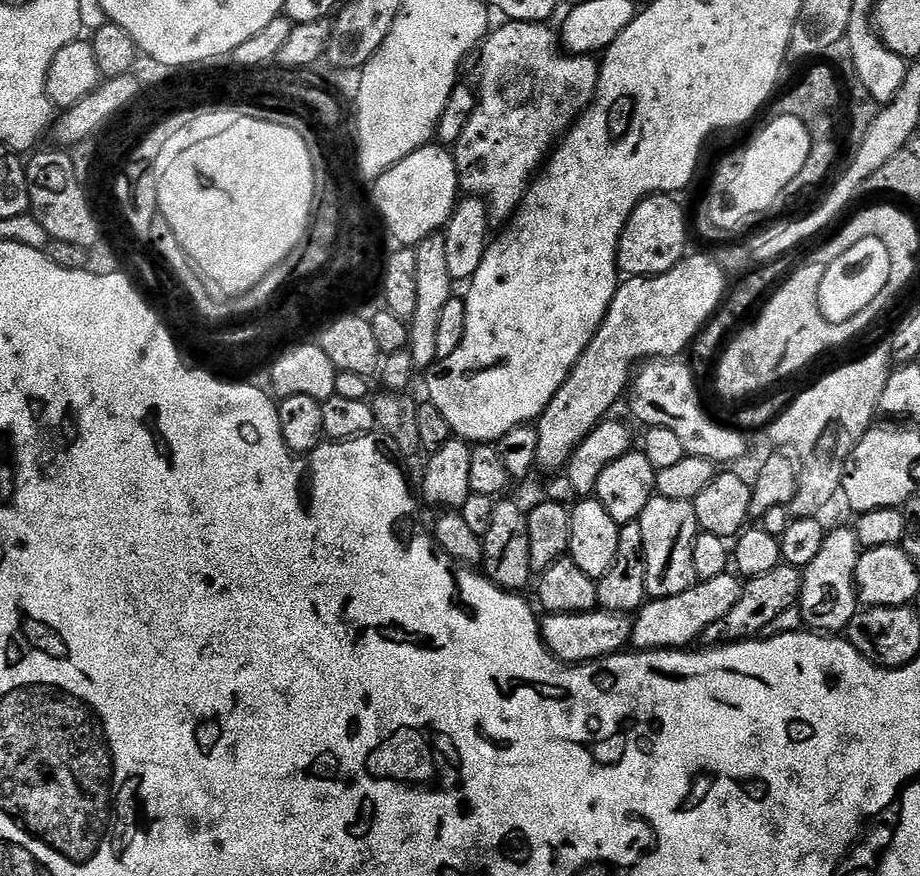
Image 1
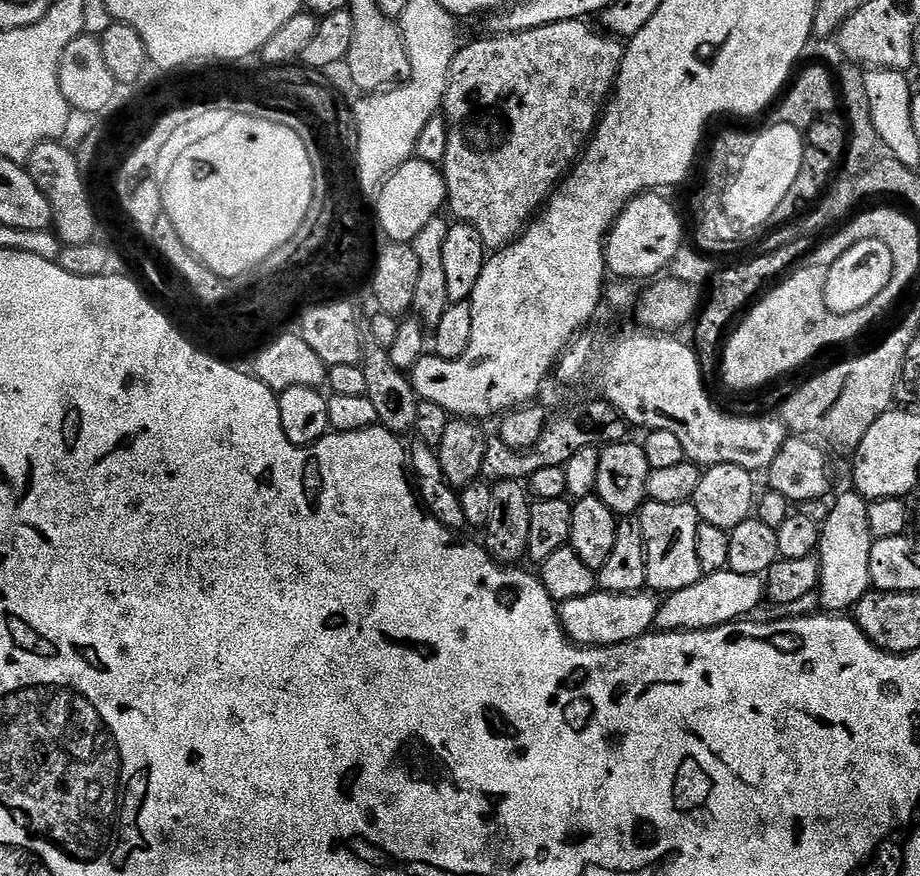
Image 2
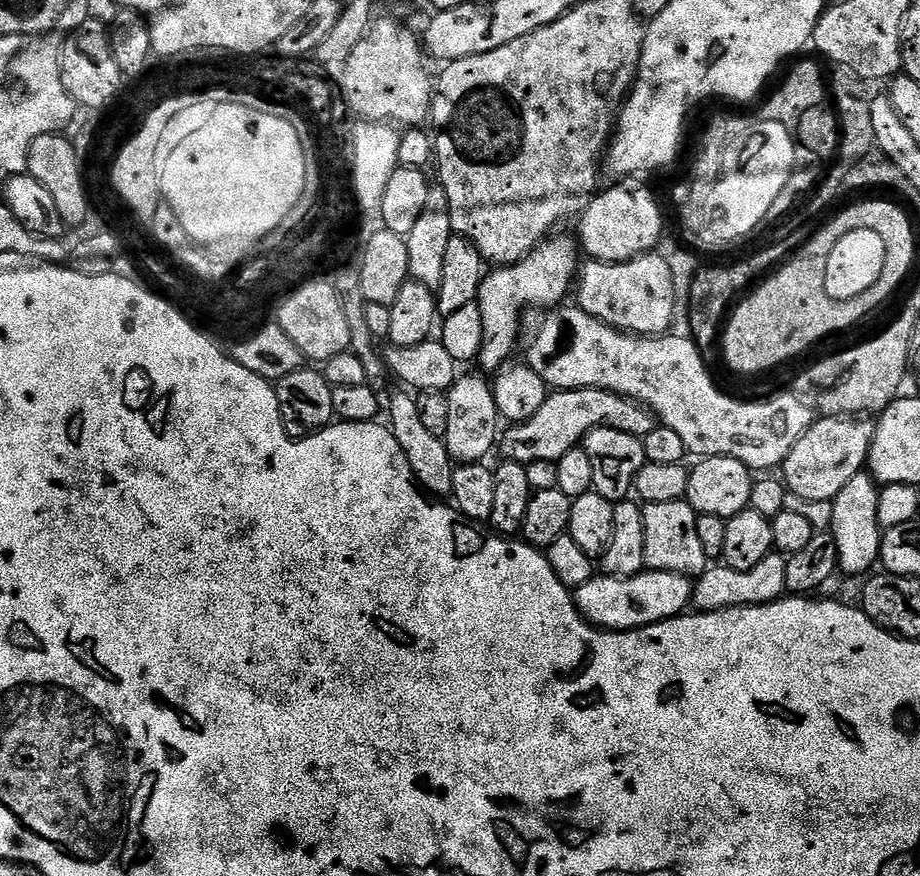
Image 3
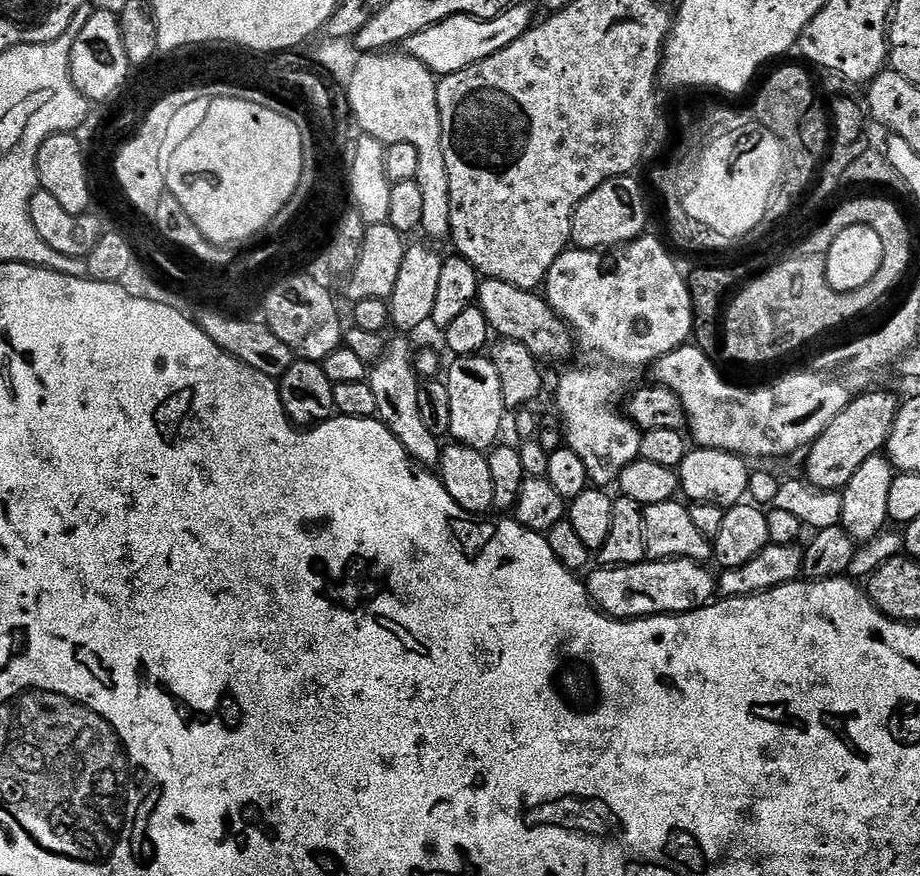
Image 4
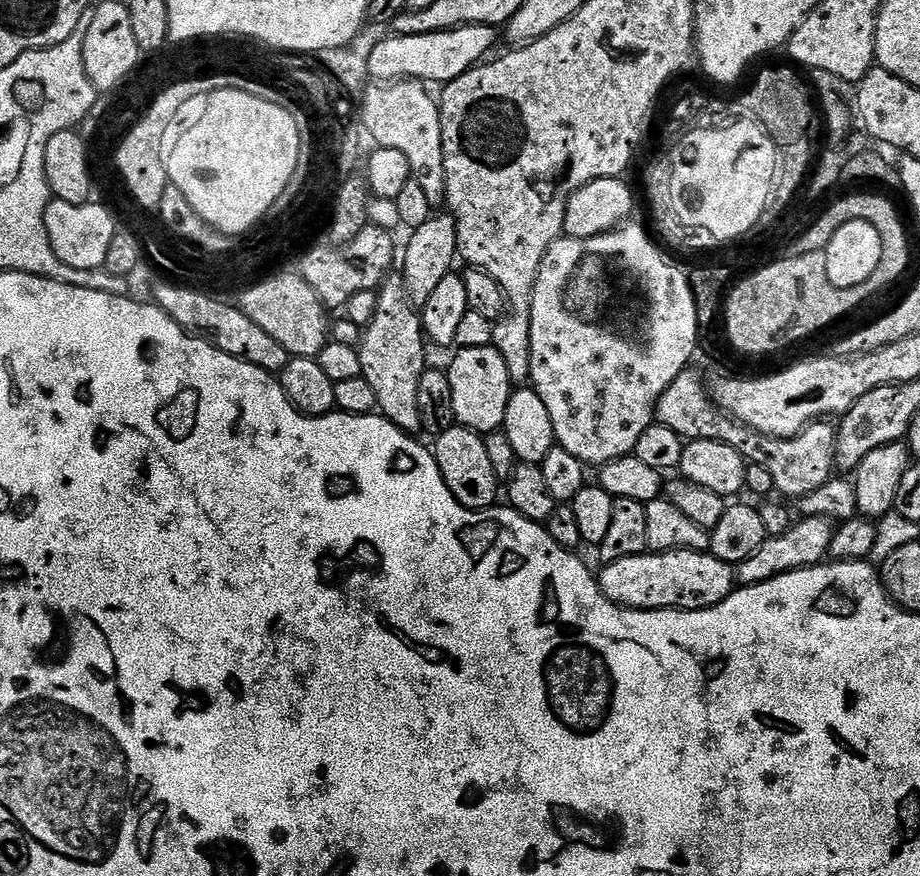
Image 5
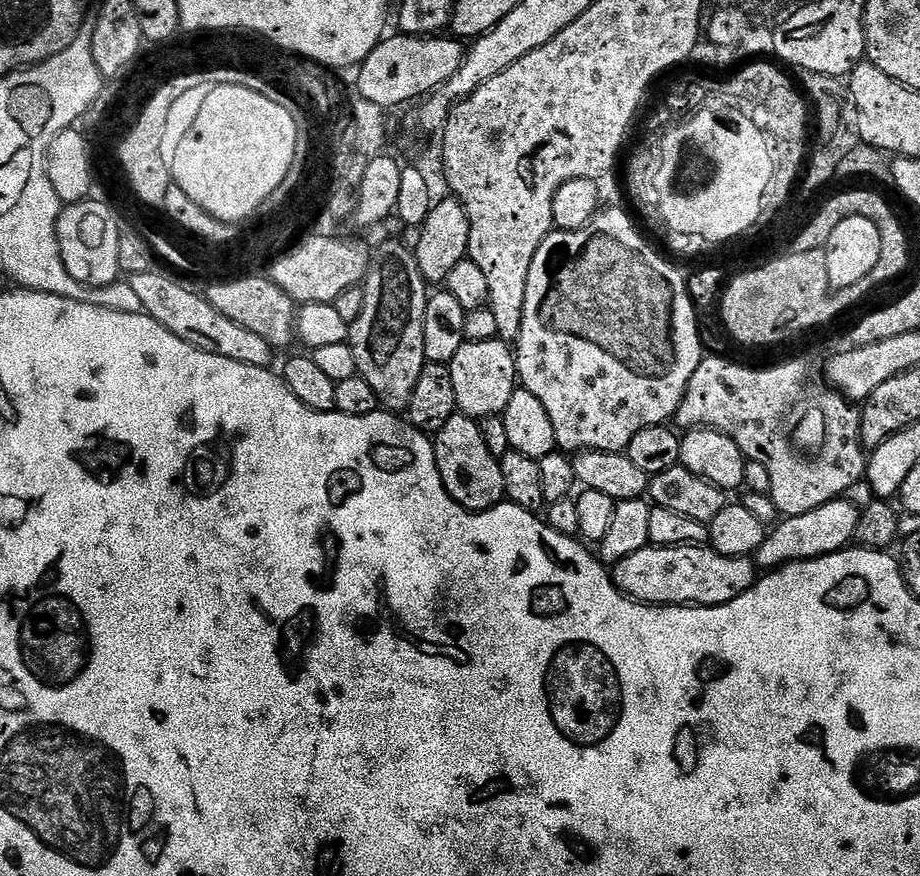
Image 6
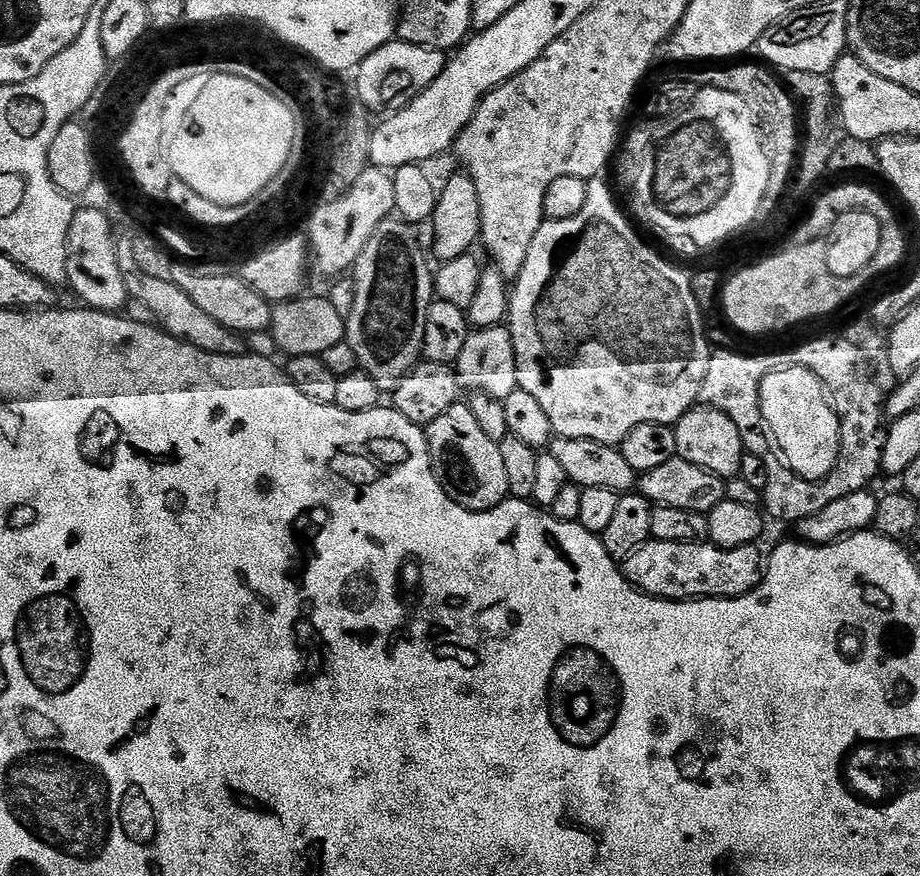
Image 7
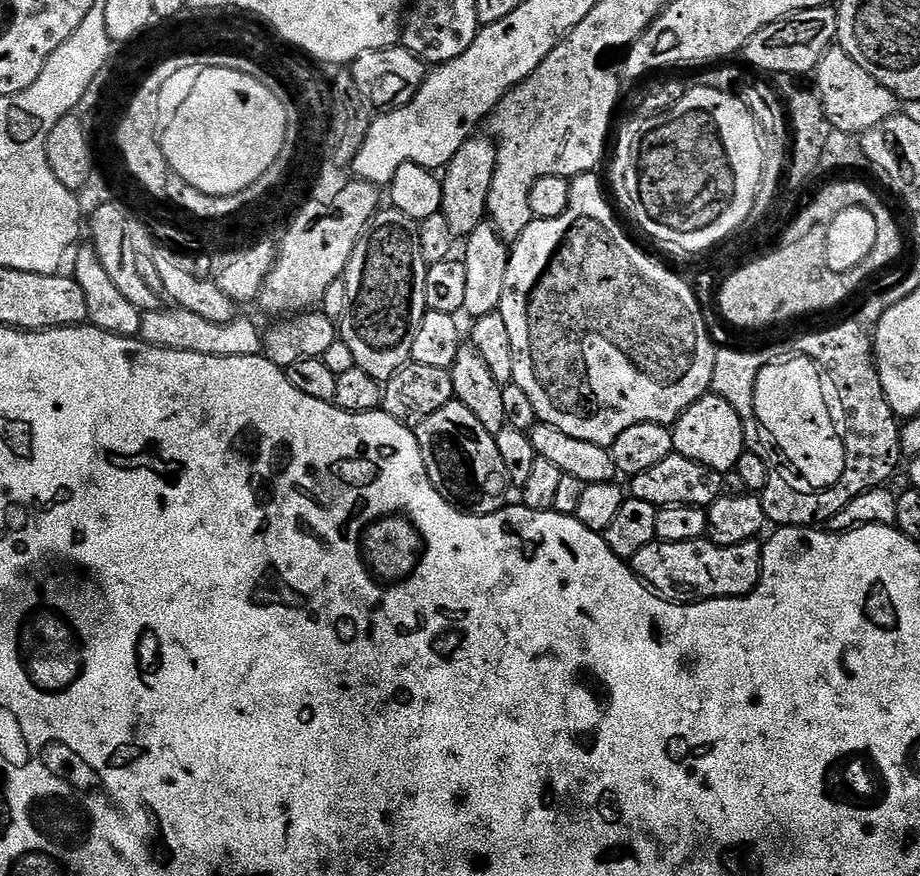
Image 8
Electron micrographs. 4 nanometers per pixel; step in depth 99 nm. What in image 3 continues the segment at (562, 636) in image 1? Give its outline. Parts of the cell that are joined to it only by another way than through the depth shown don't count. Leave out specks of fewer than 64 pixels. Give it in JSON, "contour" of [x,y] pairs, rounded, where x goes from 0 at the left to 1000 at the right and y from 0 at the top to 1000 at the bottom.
{"contour":[[[701,651],[685,660],[649,655],[641,660],[641,664],[636,664],[635,668],[625,671],[624,684],[626,697],[645,717],[654,717],[659,721],[688,721],[691,717],[701,717],[708,712],[714,712],[721,708],[730,708],[734,703],[747,700],[752,689],[753,670],[753,663],[749,659],[732,653]]]}

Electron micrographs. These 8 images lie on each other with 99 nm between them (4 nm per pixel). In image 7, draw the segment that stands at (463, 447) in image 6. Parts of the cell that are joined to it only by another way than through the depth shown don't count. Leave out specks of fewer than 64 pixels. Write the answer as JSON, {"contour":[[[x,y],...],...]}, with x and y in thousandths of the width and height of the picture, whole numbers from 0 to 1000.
{"contour":[[[498,459],[463,485],[465,517],[470,535],[485,564],[498,578],[509,584],[530,584],[553,570],[550,535],[546,527],[546,514],[540,503],[528,500],[520,477],[510,468],[508,460]]]}

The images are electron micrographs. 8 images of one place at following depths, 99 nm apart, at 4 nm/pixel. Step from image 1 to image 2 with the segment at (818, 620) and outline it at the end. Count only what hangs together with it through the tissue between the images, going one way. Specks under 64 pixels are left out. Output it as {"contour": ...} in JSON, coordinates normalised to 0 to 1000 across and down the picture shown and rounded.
{"contour":[[[921,559],[903,576],[891,605],[891,664],[889,682],[897,700],[917,701],[929,695],[930,688],[948,671],[946,628],[950,615],[943,590],[945,572],[928,559]]]}

